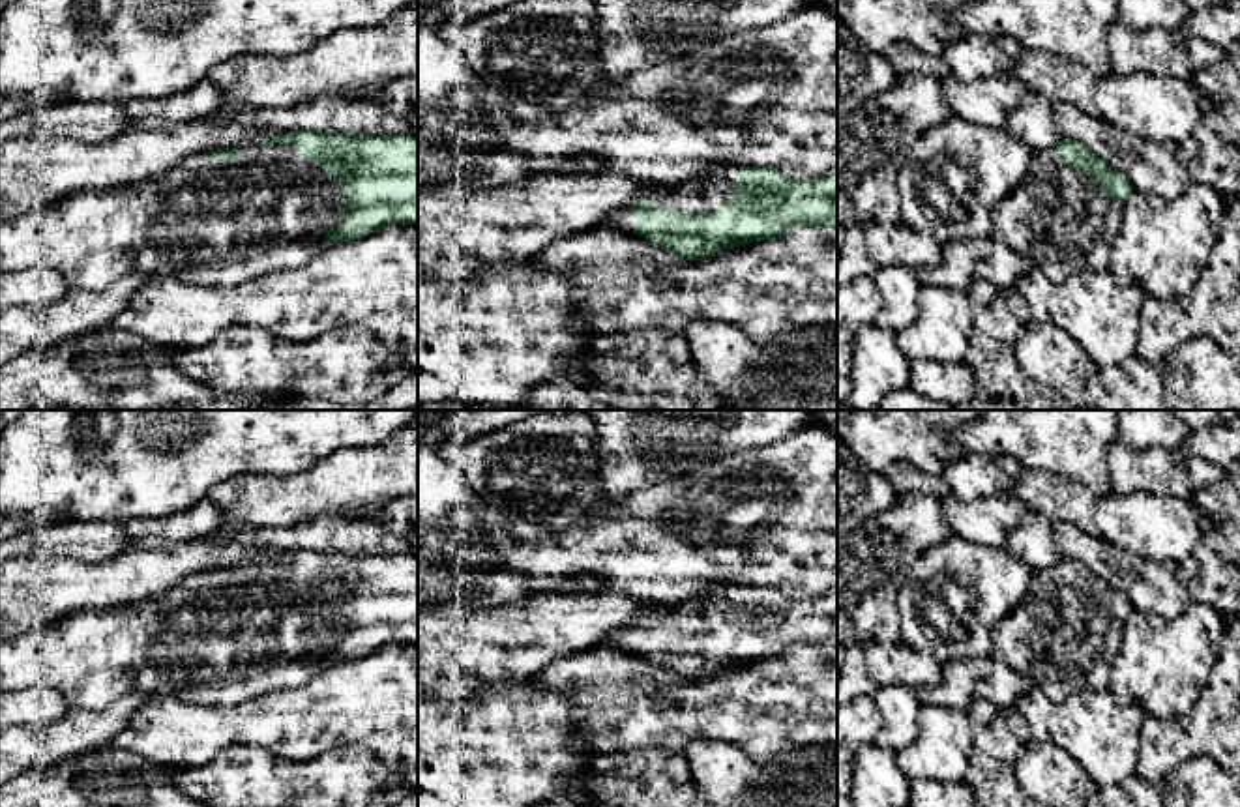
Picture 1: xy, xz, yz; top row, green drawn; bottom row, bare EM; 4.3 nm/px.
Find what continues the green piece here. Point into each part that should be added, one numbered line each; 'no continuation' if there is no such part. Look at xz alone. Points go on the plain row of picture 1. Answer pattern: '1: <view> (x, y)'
1: xz (699, 615)

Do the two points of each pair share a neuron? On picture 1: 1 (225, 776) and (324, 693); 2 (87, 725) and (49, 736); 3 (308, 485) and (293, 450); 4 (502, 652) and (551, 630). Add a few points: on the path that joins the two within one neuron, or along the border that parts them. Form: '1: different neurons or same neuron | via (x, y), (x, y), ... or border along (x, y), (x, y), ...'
1: different neurons | border along (216, 755), (259, 746), (300, 762)
2: same neuron | via (77, 733), (59, 736)
3: different neurons | border along (339, 448), (291, 476), (259, 476)
4: same neuron | via (514, 643), (540, 630)

